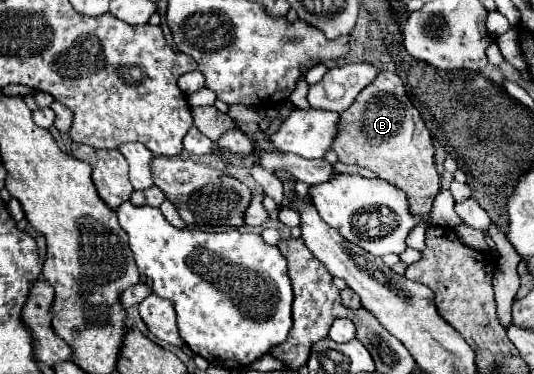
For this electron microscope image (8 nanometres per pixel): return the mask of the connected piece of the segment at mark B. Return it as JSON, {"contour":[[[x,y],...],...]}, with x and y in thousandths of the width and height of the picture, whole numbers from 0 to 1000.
{"contour":[[[710,195],[702,217],[669,254],[669,270],[639,302],[635,350],[620,398],[639,436],[691,452],[706,473],[758,505],[777,570],[803,570],[811,559],[811,537],[826,511],[826,479],[811,441],[807,361],[740,195]]]}

